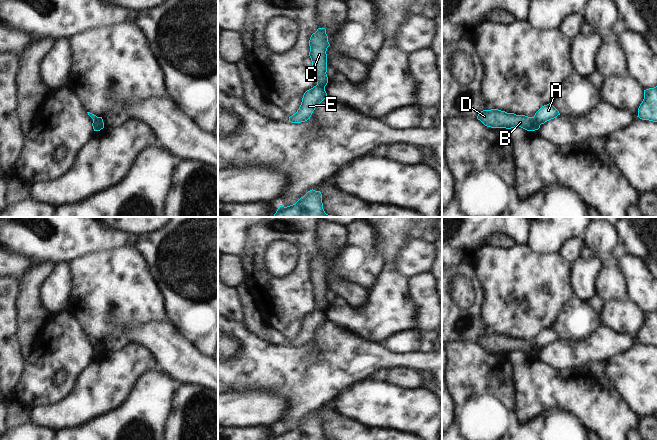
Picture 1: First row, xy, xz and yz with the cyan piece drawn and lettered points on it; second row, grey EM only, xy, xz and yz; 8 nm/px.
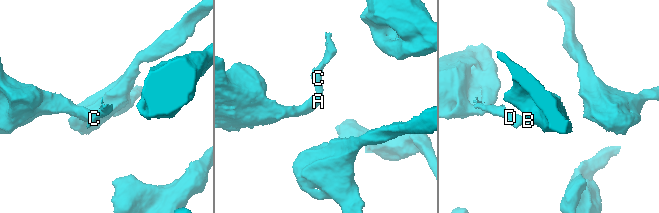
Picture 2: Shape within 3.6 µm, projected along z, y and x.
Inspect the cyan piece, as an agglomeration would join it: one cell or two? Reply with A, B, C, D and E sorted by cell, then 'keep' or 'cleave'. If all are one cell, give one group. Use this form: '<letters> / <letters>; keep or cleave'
A E / B C D; cleave

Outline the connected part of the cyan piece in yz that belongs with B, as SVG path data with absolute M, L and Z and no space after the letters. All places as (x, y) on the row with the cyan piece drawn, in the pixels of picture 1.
M498 109L483 110L478 113L477 119L491 128L521 127L527 131L535 131L540 128L540 124L535 121L534 117L516 115Z

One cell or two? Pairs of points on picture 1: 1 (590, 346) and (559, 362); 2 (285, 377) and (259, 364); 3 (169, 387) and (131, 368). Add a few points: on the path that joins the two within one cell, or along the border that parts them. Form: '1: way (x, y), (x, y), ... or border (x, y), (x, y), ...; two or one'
1: way (582, 351), (567, 354); one
2: way (279, 371), (265, 366); one
3: border (156, 365), (138, 378), (129, 393); two

